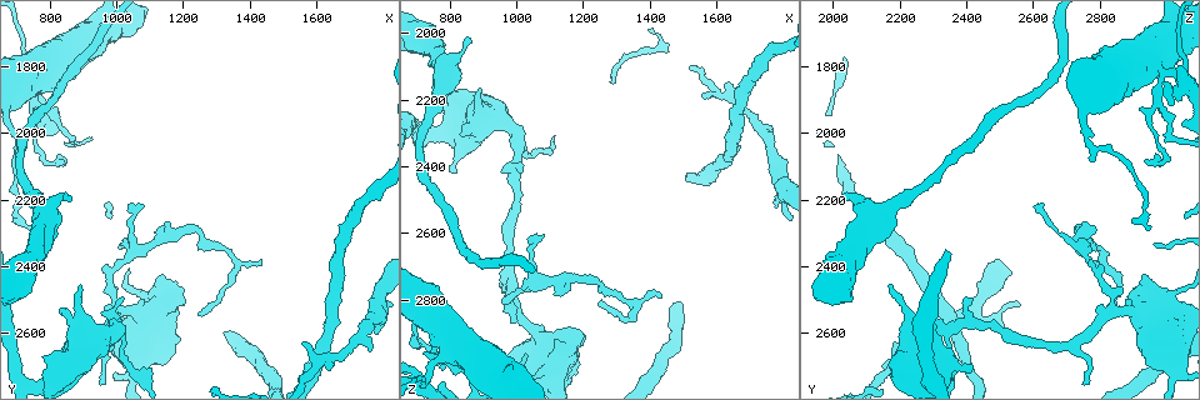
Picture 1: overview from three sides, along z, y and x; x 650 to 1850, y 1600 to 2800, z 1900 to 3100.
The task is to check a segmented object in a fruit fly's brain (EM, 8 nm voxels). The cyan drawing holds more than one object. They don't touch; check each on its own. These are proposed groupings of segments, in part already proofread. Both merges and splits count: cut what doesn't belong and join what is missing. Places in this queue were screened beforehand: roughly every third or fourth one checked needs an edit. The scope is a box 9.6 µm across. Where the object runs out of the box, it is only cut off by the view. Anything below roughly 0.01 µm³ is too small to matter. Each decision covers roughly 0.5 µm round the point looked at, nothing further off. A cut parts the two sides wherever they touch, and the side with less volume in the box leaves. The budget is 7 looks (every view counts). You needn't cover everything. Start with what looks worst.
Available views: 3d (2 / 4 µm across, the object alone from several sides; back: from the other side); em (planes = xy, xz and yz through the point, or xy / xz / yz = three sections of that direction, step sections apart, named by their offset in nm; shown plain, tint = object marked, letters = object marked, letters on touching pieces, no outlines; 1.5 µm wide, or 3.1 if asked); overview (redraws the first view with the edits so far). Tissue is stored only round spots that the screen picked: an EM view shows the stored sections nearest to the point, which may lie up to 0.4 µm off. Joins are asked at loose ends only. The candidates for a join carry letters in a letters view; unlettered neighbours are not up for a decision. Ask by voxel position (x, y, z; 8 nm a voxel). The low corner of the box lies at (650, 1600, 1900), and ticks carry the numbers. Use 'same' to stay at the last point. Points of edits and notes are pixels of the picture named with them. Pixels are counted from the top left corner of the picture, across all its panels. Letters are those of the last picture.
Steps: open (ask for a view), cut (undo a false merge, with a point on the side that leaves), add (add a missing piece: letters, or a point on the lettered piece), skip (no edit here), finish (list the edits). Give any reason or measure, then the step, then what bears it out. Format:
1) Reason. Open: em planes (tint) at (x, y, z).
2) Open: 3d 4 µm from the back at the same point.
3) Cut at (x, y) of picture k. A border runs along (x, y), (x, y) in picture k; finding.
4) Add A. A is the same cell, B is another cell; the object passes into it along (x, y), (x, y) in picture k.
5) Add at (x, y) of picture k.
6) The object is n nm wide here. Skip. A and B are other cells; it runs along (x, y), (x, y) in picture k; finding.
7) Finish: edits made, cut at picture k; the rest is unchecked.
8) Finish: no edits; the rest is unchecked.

An open end. Open: 3d 2 µm at (1770, 2610, 2530).

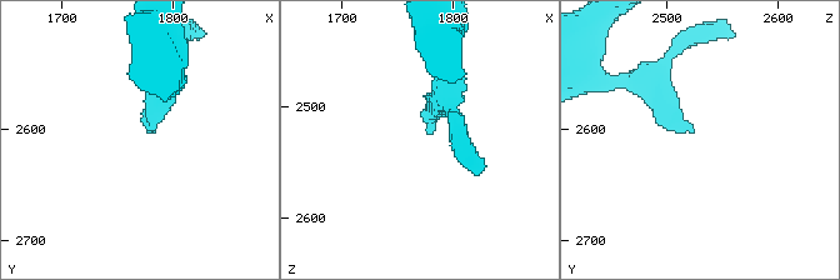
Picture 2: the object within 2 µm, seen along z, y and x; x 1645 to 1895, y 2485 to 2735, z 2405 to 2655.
Need the tissue. Open: em planes (plain) at (1782, 2606, 2520).

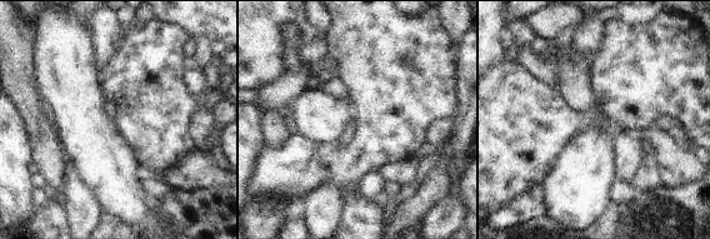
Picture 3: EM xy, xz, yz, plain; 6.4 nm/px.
What lies round it. Open: em planes (letters) at the same point.

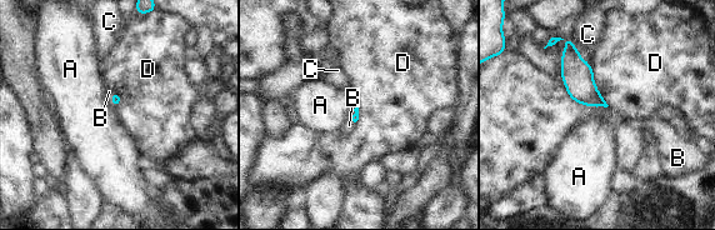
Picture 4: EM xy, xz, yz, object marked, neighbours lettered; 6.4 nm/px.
Add B. B is the same cell, A, C and D are other cells; the object passes into it along (355, 116), (351, 116), (349, 125) in picture 4; the neuron continues.

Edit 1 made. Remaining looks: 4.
Abrupt turn. Open: em planes (letters) at (1010, 2590, 2340).

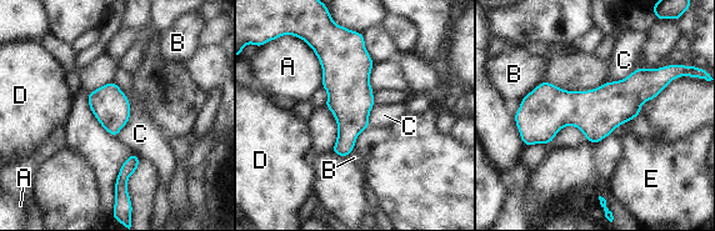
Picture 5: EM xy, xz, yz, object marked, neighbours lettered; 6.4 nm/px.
Skip. A, B, C, D and E are other cells; a border runs along (113, 80), (130, 108), (118, 136) in picture 5; one neuron here.

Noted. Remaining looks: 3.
An open end. Open: 3d 2 µm at (1440, 2390, 2790).

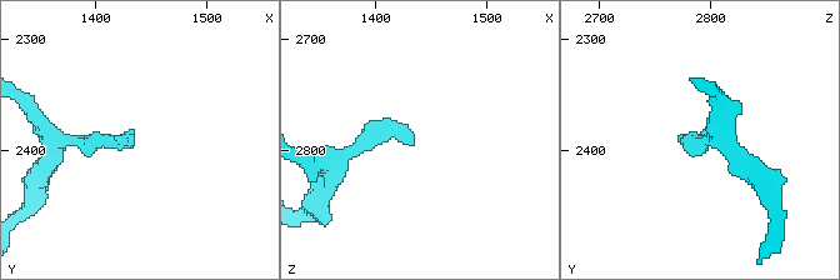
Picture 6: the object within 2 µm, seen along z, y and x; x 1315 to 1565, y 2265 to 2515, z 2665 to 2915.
Open: em xz step 8 (letters) at (1432, 2396, 2798).

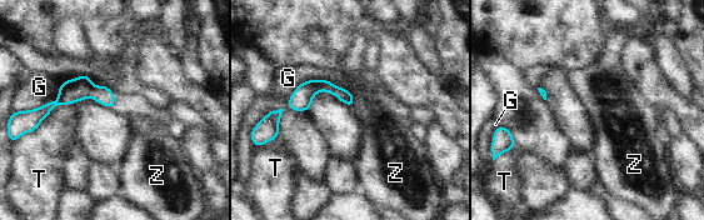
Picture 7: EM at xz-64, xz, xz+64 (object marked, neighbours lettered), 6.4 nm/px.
Open: em planes (letters) at the same point.

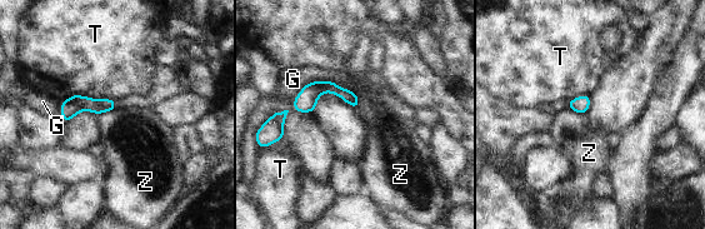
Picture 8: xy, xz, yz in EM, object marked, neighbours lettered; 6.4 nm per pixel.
The object is 90 nm wide here. Skip. G, T and Z are other cells; it runs along (355, 100), (318, 88), (296, 101) in picture 8; no lettered piece goes on from it.

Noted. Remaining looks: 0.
Finish: edits made, add at picture 4; the rest is unchecked.

